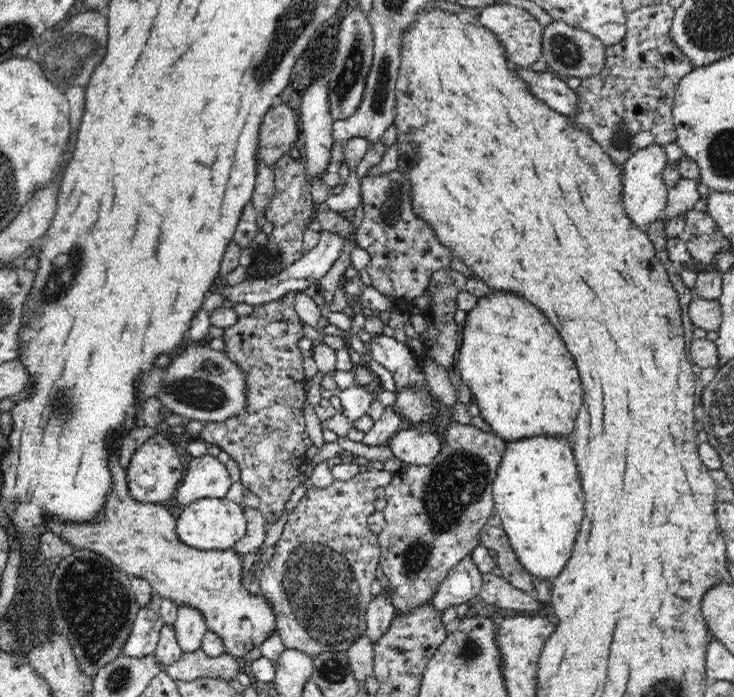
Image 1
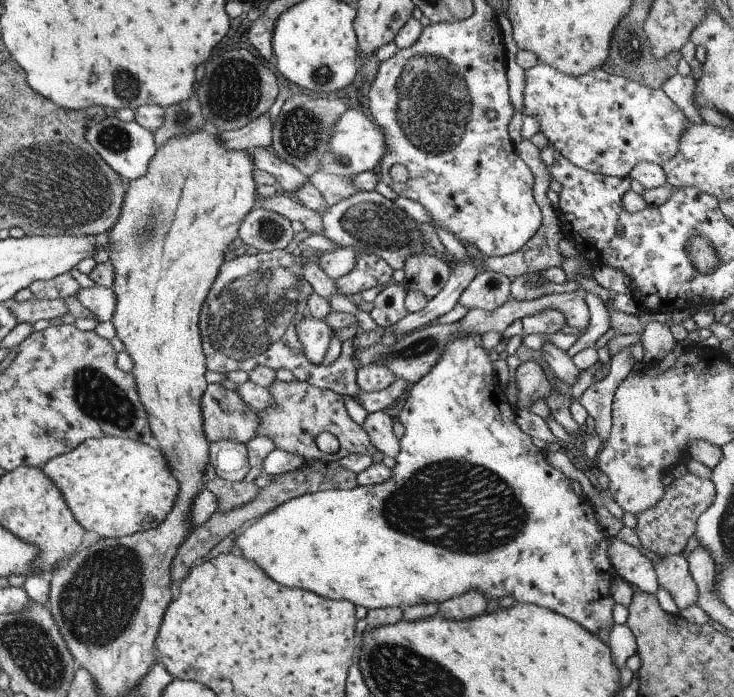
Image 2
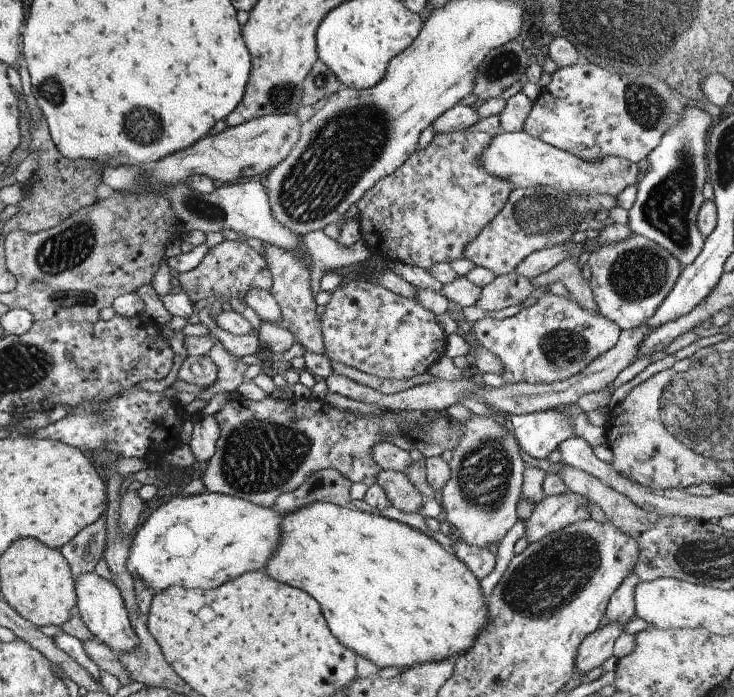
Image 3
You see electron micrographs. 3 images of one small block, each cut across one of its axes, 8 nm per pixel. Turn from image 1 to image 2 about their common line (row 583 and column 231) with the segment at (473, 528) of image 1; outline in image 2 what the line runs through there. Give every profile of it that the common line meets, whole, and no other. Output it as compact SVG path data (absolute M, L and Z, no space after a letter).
M208 384L201 399L204 431L207 440L216 443L222 440L230 440L246 445L257 436L260 418L257 410L252 409L240 398L236 390L230 390L222 384Z

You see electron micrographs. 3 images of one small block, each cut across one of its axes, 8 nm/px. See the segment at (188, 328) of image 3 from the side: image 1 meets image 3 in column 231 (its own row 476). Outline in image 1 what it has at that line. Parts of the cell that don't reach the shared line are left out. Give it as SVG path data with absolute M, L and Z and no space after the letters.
M373 468L359 472L347 481L336 479L328 488L309 486L289 515L274 554L259 572L261 593L275 611L277 634L286 648L312 657L327 651L346 652L366 633L366 610L373 600L371 584L381 555L377 534L368 528L368 518L375 511L376 492L383 489L391 478L388 471Z

